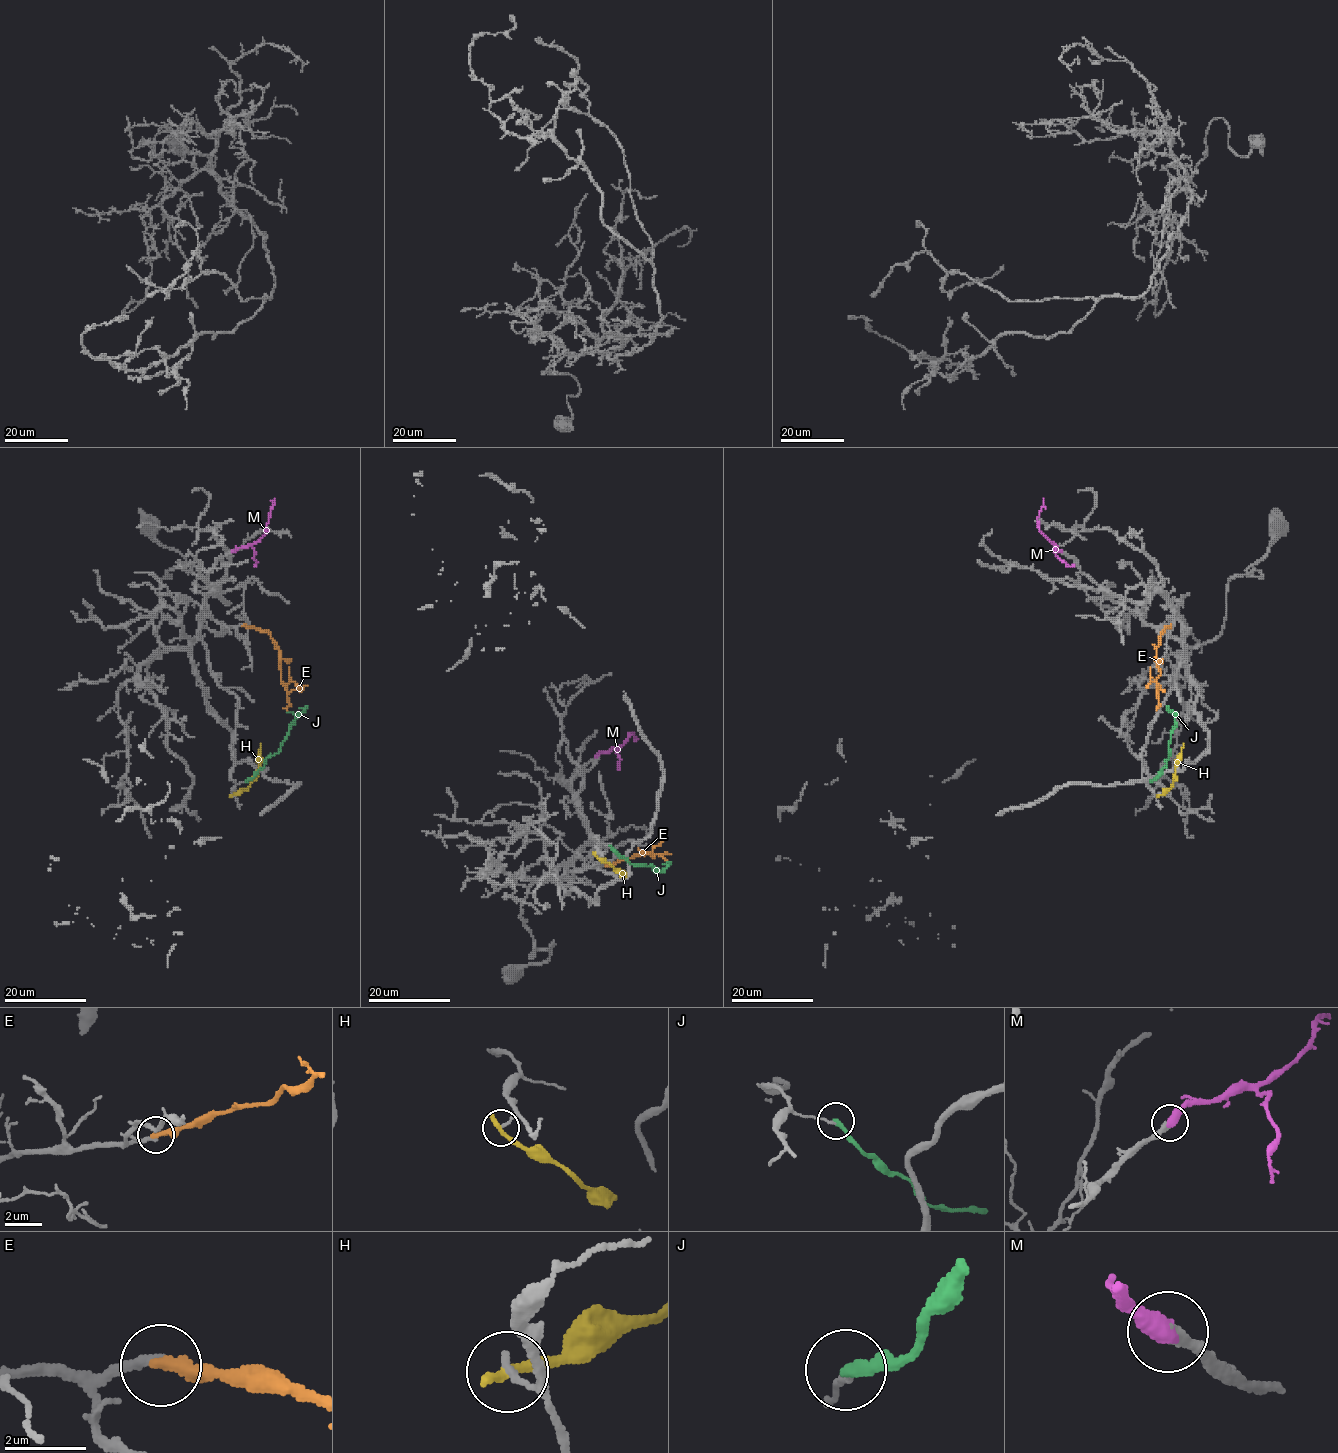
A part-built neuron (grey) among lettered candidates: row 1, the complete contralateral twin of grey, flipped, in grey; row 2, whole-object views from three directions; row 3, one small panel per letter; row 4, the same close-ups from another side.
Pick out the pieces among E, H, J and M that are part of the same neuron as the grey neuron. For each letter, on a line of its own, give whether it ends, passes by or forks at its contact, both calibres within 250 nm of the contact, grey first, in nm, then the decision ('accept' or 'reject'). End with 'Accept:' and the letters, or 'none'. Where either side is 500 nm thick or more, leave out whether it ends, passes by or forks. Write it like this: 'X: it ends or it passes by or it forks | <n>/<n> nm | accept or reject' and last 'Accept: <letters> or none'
E: it ends | 240/320 nm | accept
H: it ends | 160/300 nm | reject
J: it ends | 90/280 nm | reject
M: 280/500 nm | accept
Accept: E, M

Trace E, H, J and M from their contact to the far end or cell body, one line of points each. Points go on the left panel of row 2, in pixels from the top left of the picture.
E: (242, 625), (265, 630), (271, 637), (279, 651), (281, 682), (286, 689), (290, 691), (307, 685)
H: (232, 795), (245, 790), (256, 772), (259, 742)
J: (246, 780), (264, 766), (268, 757), (275, 755), (291, 722), (308, 705)
M: (233, 551), (255, 543), (264, 535), (275, 499)

